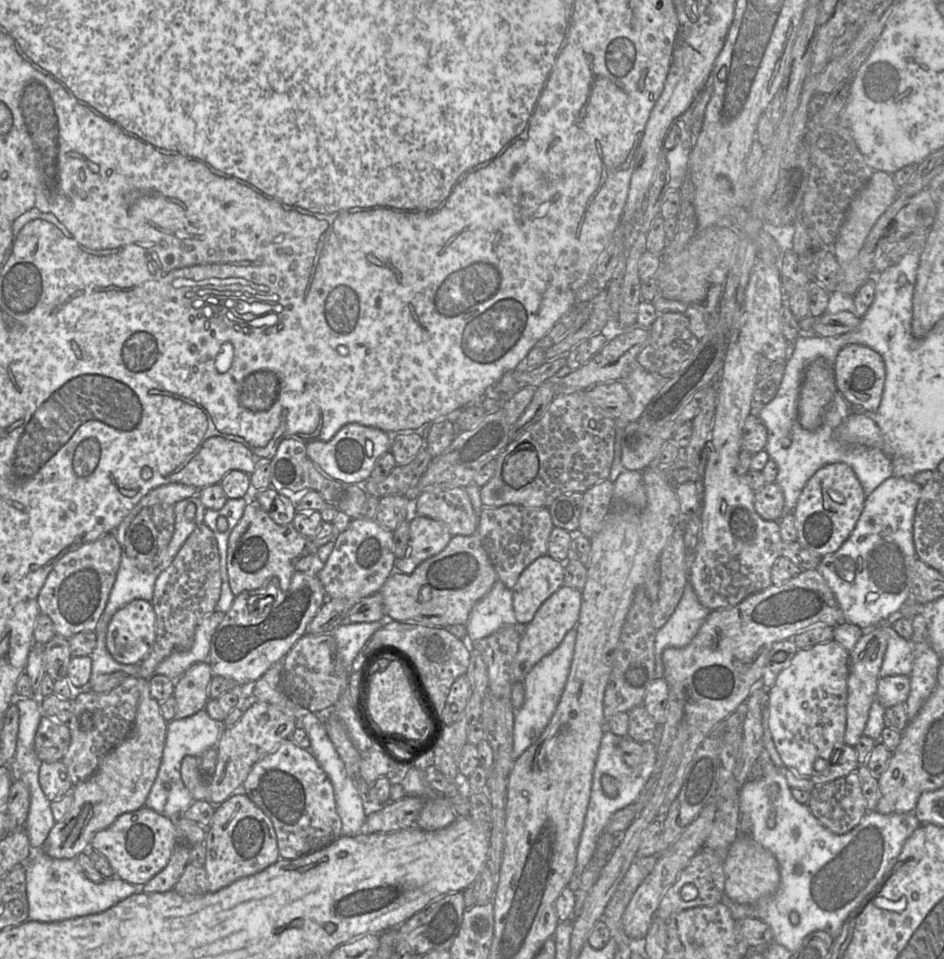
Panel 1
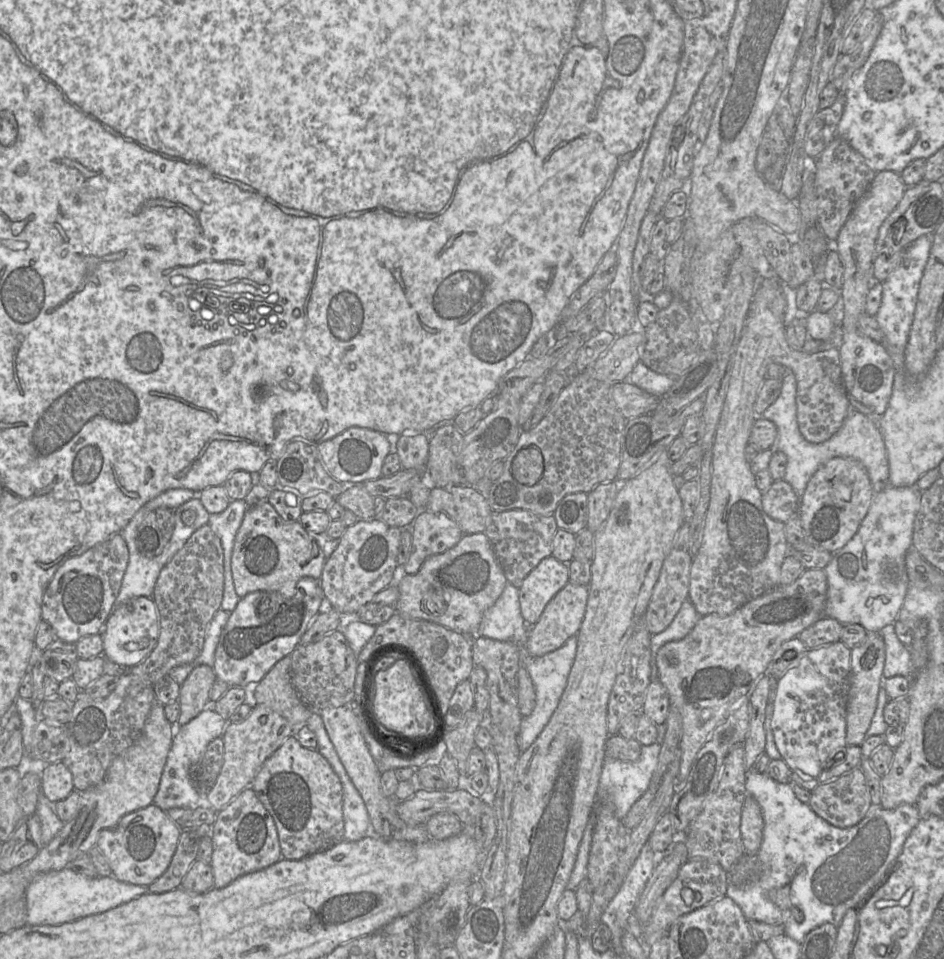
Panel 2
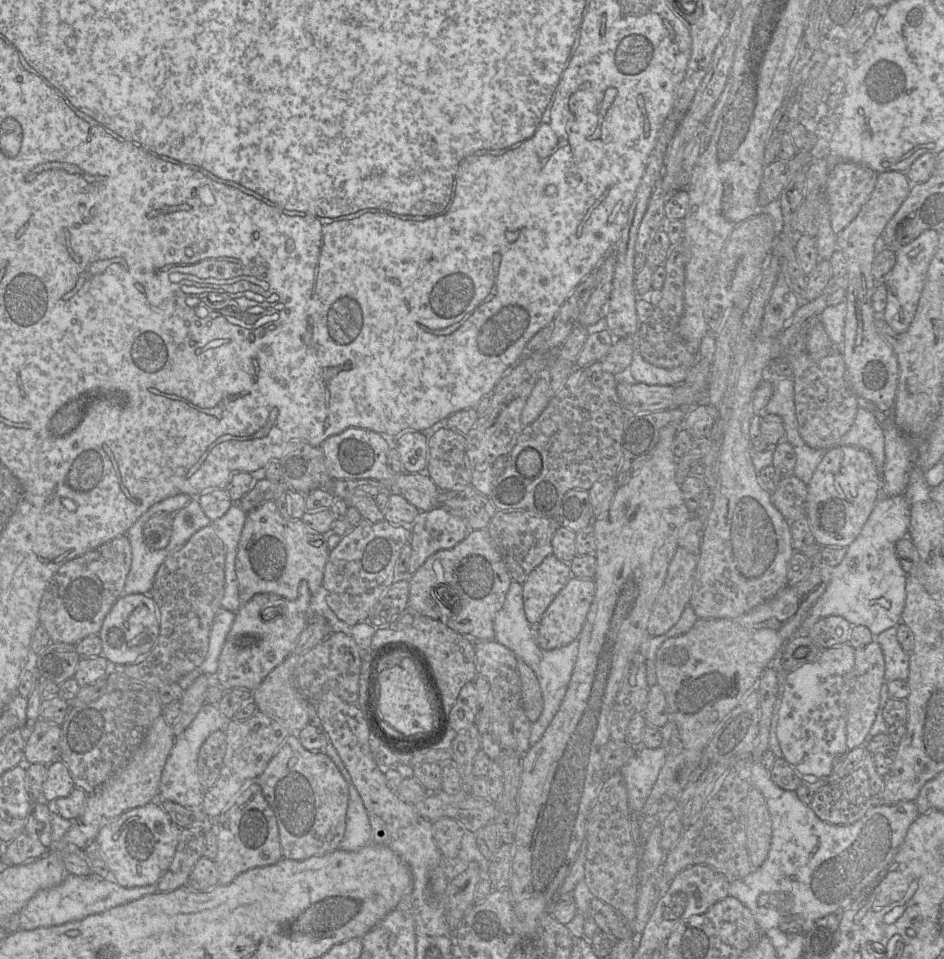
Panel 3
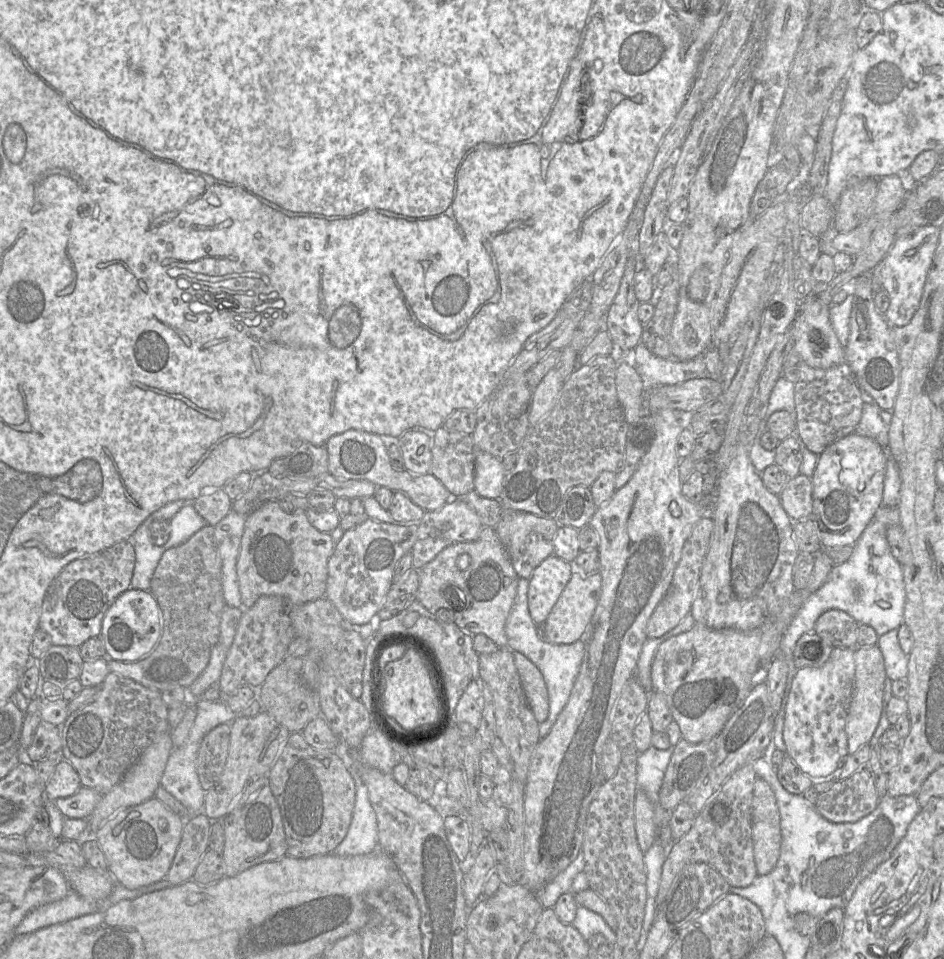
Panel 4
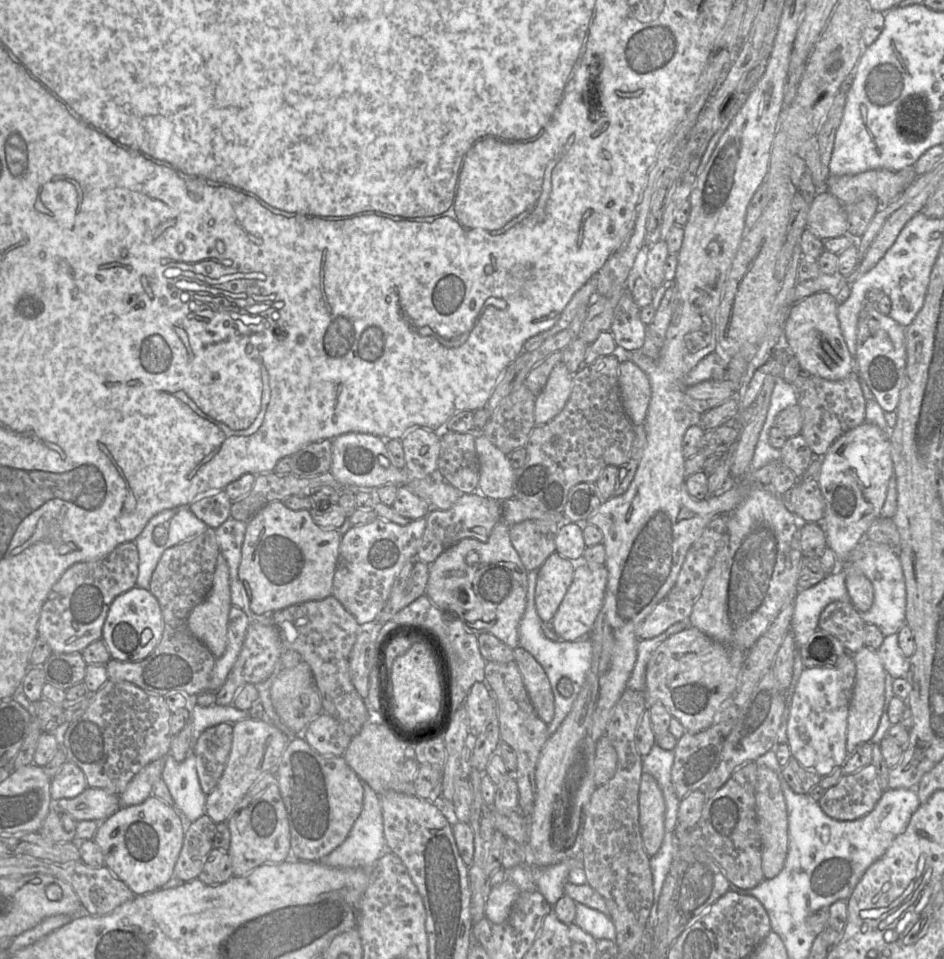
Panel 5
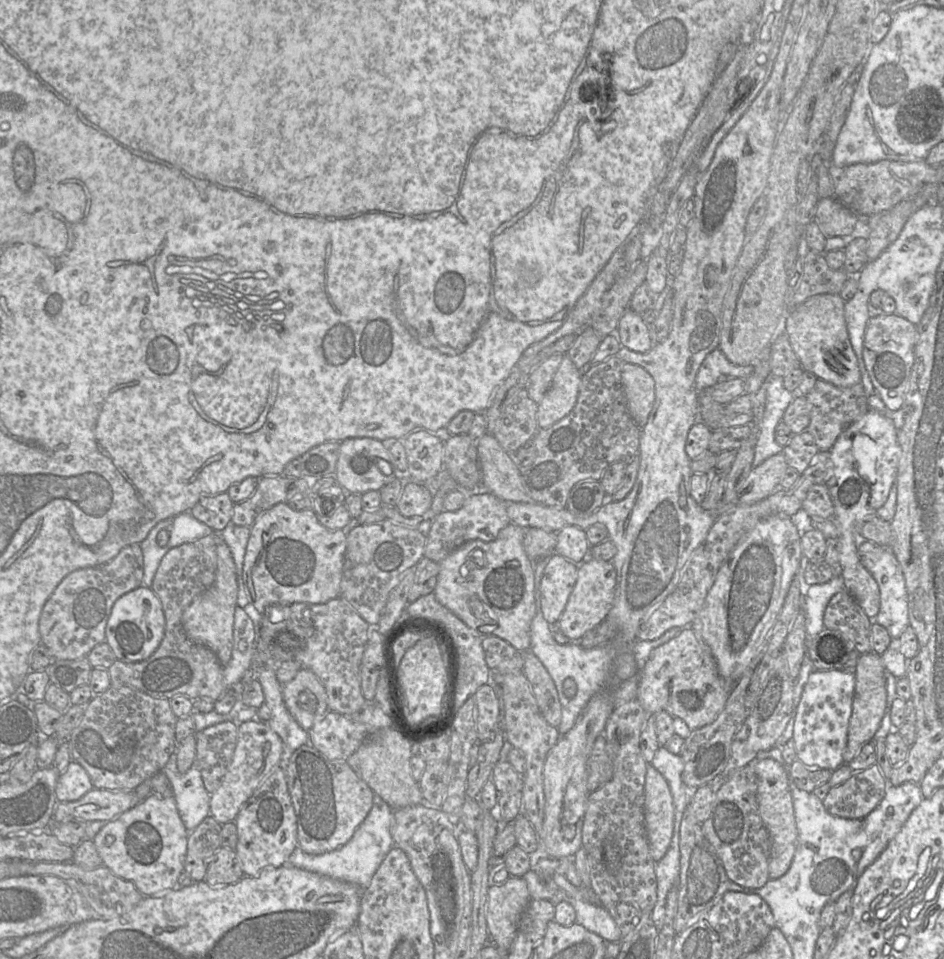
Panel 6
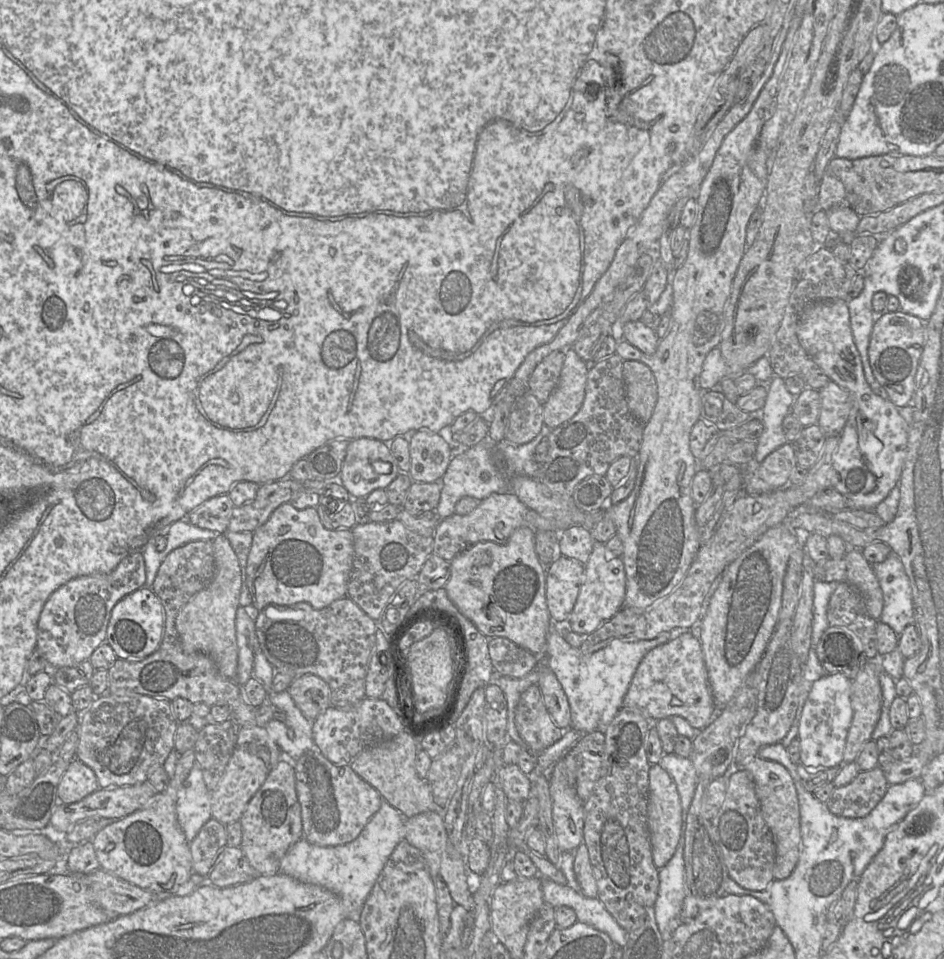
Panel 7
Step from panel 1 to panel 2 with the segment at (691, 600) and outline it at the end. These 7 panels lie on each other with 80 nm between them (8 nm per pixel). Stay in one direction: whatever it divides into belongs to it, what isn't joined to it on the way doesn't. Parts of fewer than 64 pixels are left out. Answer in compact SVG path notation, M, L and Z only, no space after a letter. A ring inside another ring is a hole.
M686 599L671 624L664 631L651 636L651 681L658 680L656 664L658 650L667 642L681 640L687 636L700 617L693 603Z

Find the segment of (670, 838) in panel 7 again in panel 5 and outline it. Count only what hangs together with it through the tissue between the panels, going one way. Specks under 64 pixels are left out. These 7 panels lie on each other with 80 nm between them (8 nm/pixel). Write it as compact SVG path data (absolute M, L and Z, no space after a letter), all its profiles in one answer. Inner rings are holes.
M643 773L639 789L639 824L649 857L660 849L665 834L665 800L655 778Z

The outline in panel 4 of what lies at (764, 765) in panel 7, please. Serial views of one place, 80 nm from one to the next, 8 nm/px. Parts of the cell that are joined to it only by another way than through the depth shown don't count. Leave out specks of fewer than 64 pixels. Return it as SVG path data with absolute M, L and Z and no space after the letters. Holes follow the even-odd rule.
M757 777L752 800L752 835L758 875L770 873L776 866L781 848L780 814L774 792Z

